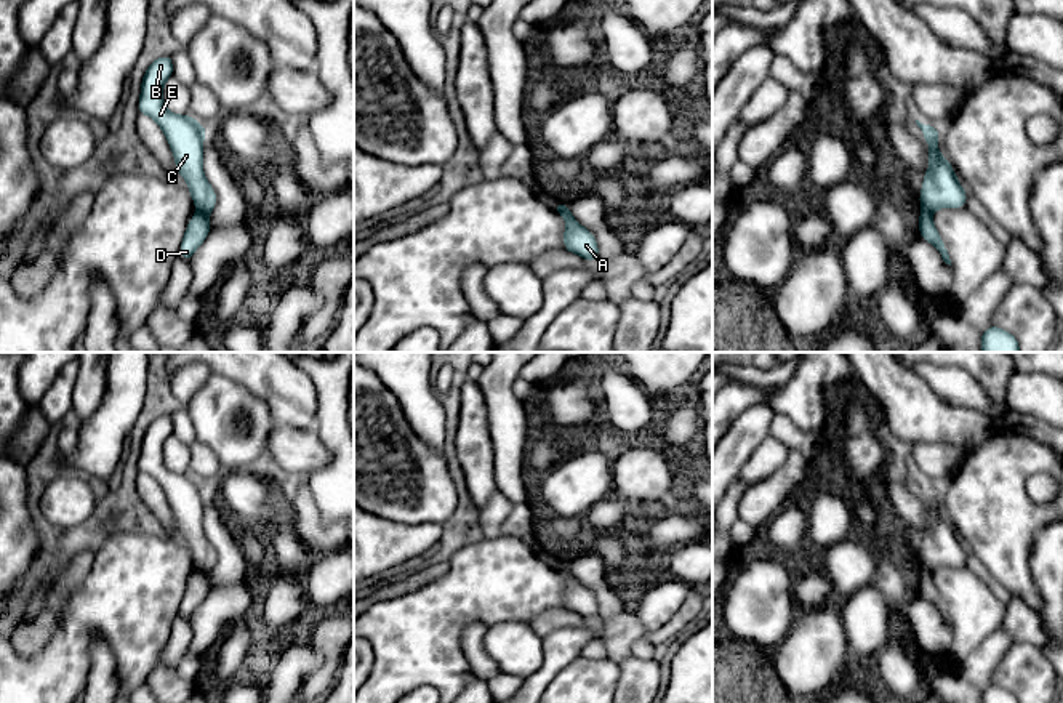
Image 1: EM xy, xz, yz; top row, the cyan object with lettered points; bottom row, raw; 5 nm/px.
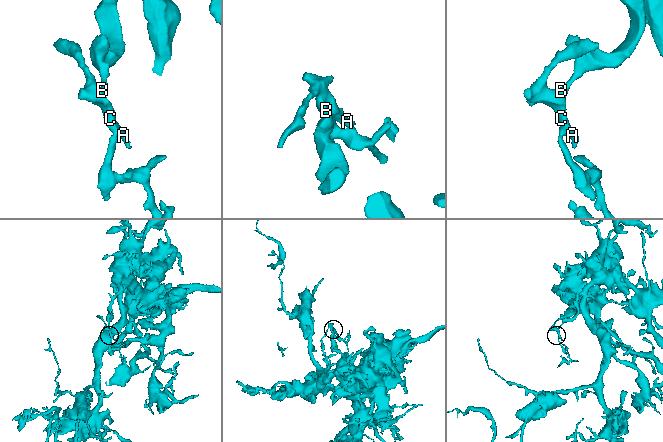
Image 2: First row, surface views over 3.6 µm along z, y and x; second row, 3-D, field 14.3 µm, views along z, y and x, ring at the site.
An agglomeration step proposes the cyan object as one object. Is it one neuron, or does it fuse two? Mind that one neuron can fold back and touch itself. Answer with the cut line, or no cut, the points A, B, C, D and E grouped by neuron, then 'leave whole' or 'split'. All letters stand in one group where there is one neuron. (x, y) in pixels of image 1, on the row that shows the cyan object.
cut xy (197, 208), (207, 215); groups A B C E / D; split

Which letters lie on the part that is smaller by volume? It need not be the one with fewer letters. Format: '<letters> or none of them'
D

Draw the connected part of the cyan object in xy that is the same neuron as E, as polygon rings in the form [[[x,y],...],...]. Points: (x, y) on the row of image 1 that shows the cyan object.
[[[170,54],[160,56],[150,62],[141,80],[138,110],[158,123],[171,147],[178,173],[186,179],[197,210],[210,215],[216,205],[218,195],[207,181],[202,167],[202,143],[208,131],[194,117],[178,115],[165,107],[163,85],[171,75],[173,61]]]

